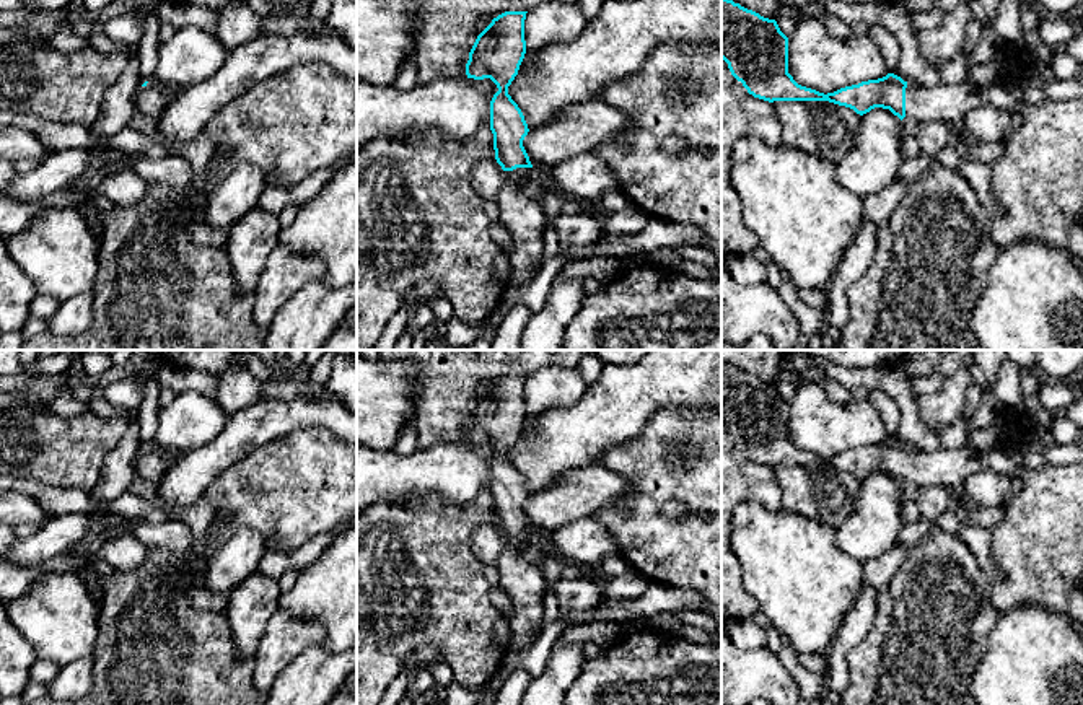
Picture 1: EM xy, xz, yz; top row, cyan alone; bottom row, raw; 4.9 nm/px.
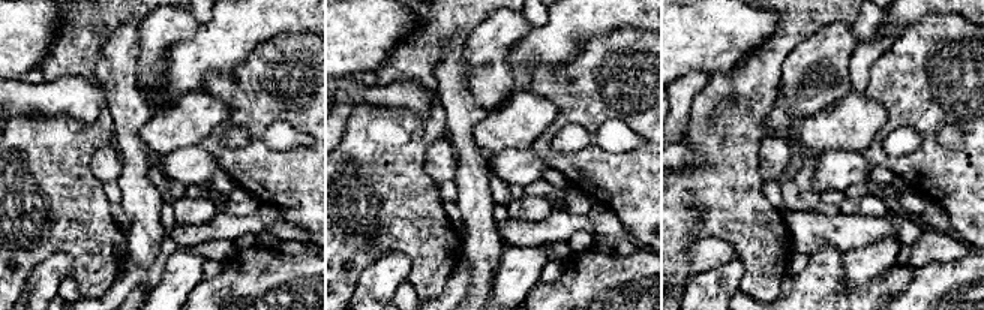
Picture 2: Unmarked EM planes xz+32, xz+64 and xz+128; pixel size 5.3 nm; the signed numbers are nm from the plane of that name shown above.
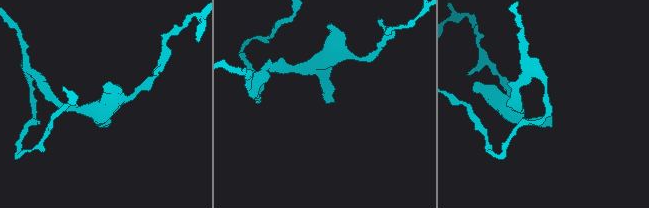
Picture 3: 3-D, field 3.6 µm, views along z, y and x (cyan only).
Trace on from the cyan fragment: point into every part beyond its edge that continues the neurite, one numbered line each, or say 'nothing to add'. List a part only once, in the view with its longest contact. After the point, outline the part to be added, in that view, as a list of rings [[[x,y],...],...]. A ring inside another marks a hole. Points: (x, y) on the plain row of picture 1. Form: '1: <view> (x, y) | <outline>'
1: yz (1038, 546) | [[[907,446],[905,482],[917,487],[948,485],[984,471],[1023,479],[1018,497],[1002,506],[1003,521],[992,528],[992,558],[1005,573],[990,591],[997,612],[1026,602],[1067,612],[1072,591],[1083,583],[1083,464],[1046,464],[1041,469],[1026,469],[1021,454],[1002,448],[974,453],[969,446],[953,451],[943,448],[922,451]]]

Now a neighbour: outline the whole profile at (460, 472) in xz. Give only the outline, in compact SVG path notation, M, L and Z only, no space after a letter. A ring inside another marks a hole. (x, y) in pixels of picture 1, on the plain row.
M357 443L357 515L379 501L401 505L430 495L446 498L454 505L471 503L482 492L490 492L490 466L497 456L490 443L435 443L417 448L412 454L399 454L394 449L376 451Z

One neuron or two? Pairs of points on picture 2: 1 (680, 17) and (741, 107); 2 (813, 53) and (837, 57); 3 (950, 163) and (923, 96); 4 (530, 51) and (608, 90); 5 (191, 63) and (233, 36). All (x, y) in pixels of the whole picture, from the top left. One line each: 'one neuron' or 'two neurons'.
1: two neurons
2: one neuron
3: one neuron
4: two neurons
5: one neuron

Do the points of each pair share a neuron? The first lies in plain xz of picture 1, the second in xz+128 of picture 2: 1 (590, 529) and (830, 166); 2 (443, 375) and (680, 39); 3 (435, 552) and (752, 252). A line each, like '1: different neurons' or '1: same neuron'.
1: same neuron
2: different neurons
3: same neuron

